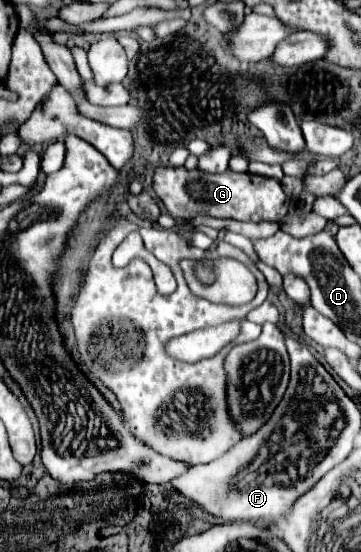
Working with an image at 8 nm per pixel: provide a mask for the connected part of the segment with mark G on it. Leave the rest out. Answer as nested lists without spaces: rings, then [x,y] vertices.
[[[157,167],[153,173],[153,191],[165,203],[175,219],[193,219],[197,215],[211,215],[235,221],[281,221],[289,209],[289,197],[283,193],[279,181],[269,177],[255,177],[251,173],[201,173],[181,167]]]

